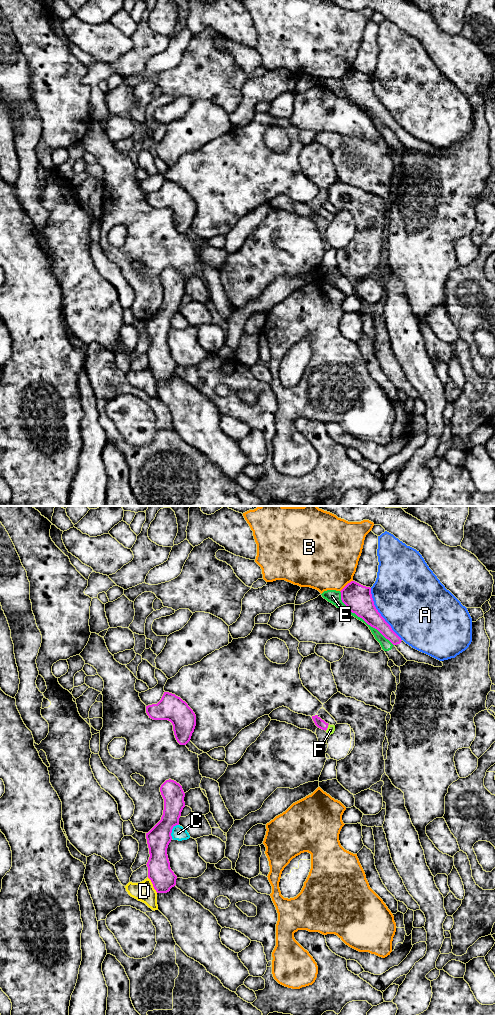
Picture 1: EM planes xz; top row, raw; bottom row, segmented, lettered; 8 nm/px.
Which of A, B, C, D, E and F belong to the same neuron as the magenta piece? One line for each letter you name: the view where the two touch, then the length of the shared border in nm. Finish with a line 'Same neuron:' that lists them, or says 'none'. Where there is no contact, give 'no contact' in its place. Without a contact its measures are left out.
F: contact in xz; length 70 nm
Same neuron: F

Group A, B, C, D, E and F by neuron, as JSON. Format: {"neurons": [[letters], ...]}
{"neurons": [["A"], ["B"], ["C"], ["D"], ["E"], ["F"]]}

